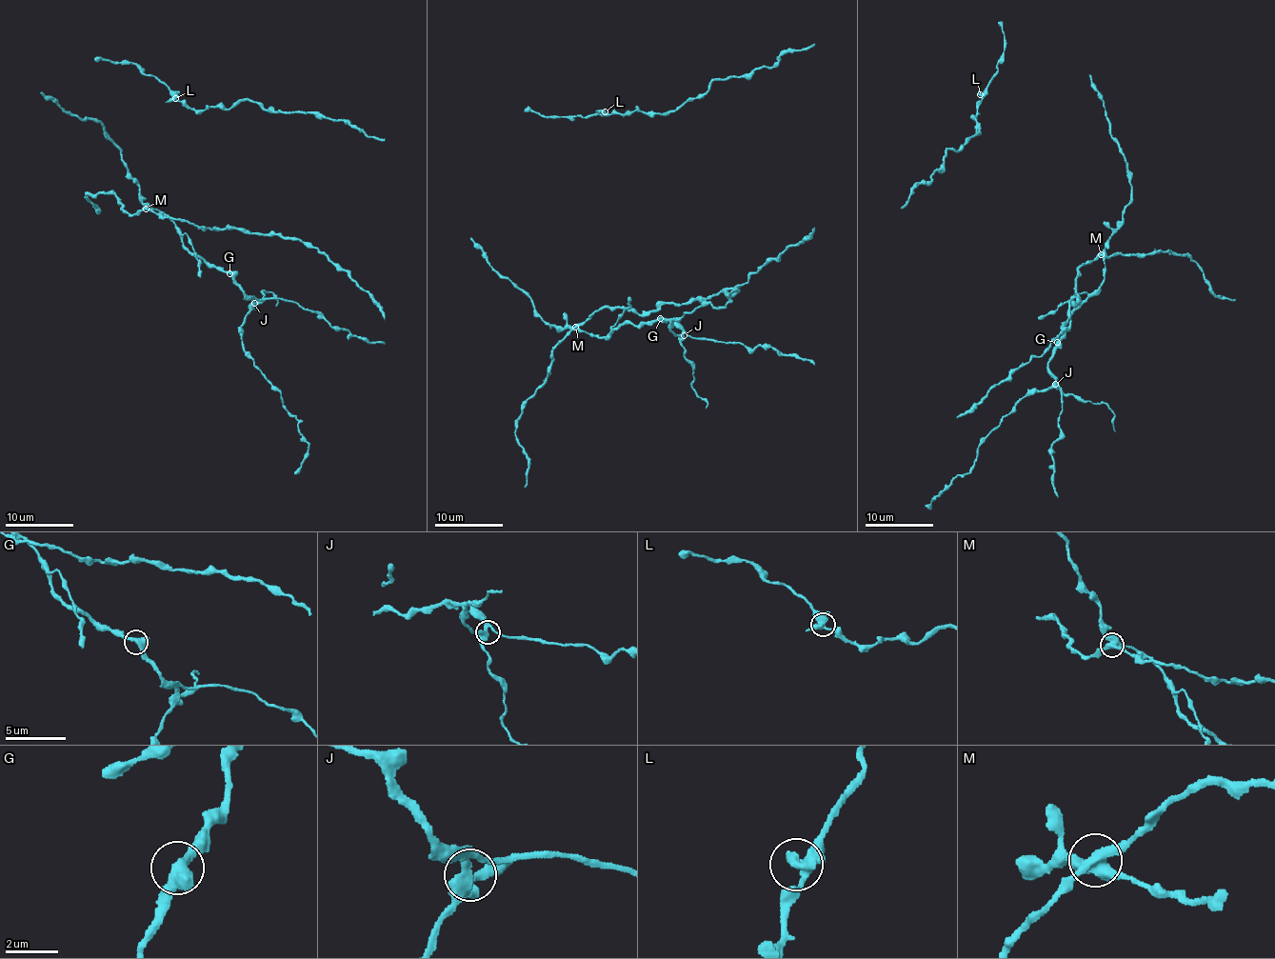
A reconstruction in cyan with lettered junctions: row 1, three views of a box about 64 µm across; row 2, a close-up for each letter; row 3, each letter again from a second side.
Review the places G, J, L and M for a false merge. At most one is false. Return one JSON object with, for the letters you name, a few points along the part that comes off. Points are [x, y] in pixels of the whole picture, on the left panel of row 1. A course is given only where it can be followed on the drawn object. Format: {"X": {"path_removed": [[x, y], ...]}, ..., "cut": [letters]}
{"M": {"path_removed": [[146, 209], [208, 227], [276, 234], [308, 243], [343, 268], [362, 287], [384, 320]]}, "cut": ["M"]}

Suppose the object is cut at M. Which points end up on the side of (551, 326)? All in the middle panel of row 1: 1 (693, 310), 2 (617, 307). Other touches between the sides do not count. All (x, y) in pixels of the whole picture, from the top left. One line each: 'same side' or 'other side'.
1: same side
2: other side

